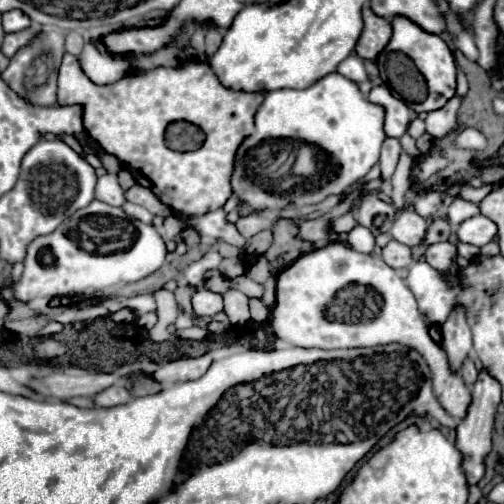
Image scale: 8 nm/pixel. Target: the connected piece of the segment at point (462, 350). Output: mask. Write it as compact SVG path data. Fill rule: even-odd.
M455 308L449 320L441 326L441 330L443 330L443 348L449 358L449 368L451 372L459 372L463 366L463 360L467 356L473 356L471 330L465 322L465 310Z

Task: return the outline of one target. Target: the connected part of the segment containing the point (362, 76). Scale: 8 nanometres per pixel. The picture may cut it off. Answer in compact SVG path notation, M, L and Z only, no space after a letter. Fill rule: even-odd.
M355 52L351 56L347 56L339 68L337 68L339 74L347 76L349 80L355 80L355 82L365 82L367 80L367 72L363 68L363 58L359 58Z

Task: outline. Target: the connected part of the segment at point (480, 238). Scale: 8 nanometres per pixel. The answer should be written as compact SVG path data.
M477 214L469 220L465 220L459 230L457 230L457 238L465 244L473 244L473 246L485 246L487 242L491 242L497 236L497 226L493 220L489 220L483 214Z

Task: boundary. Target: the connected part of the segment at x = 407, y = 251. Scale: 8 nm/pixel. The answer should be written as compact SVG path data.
M391 240L385 248L383 248L383 260L395 268L395 270L401 270L401 268L409 268L413 264L413 256L411 256L411 248L397 242L397 240Z

